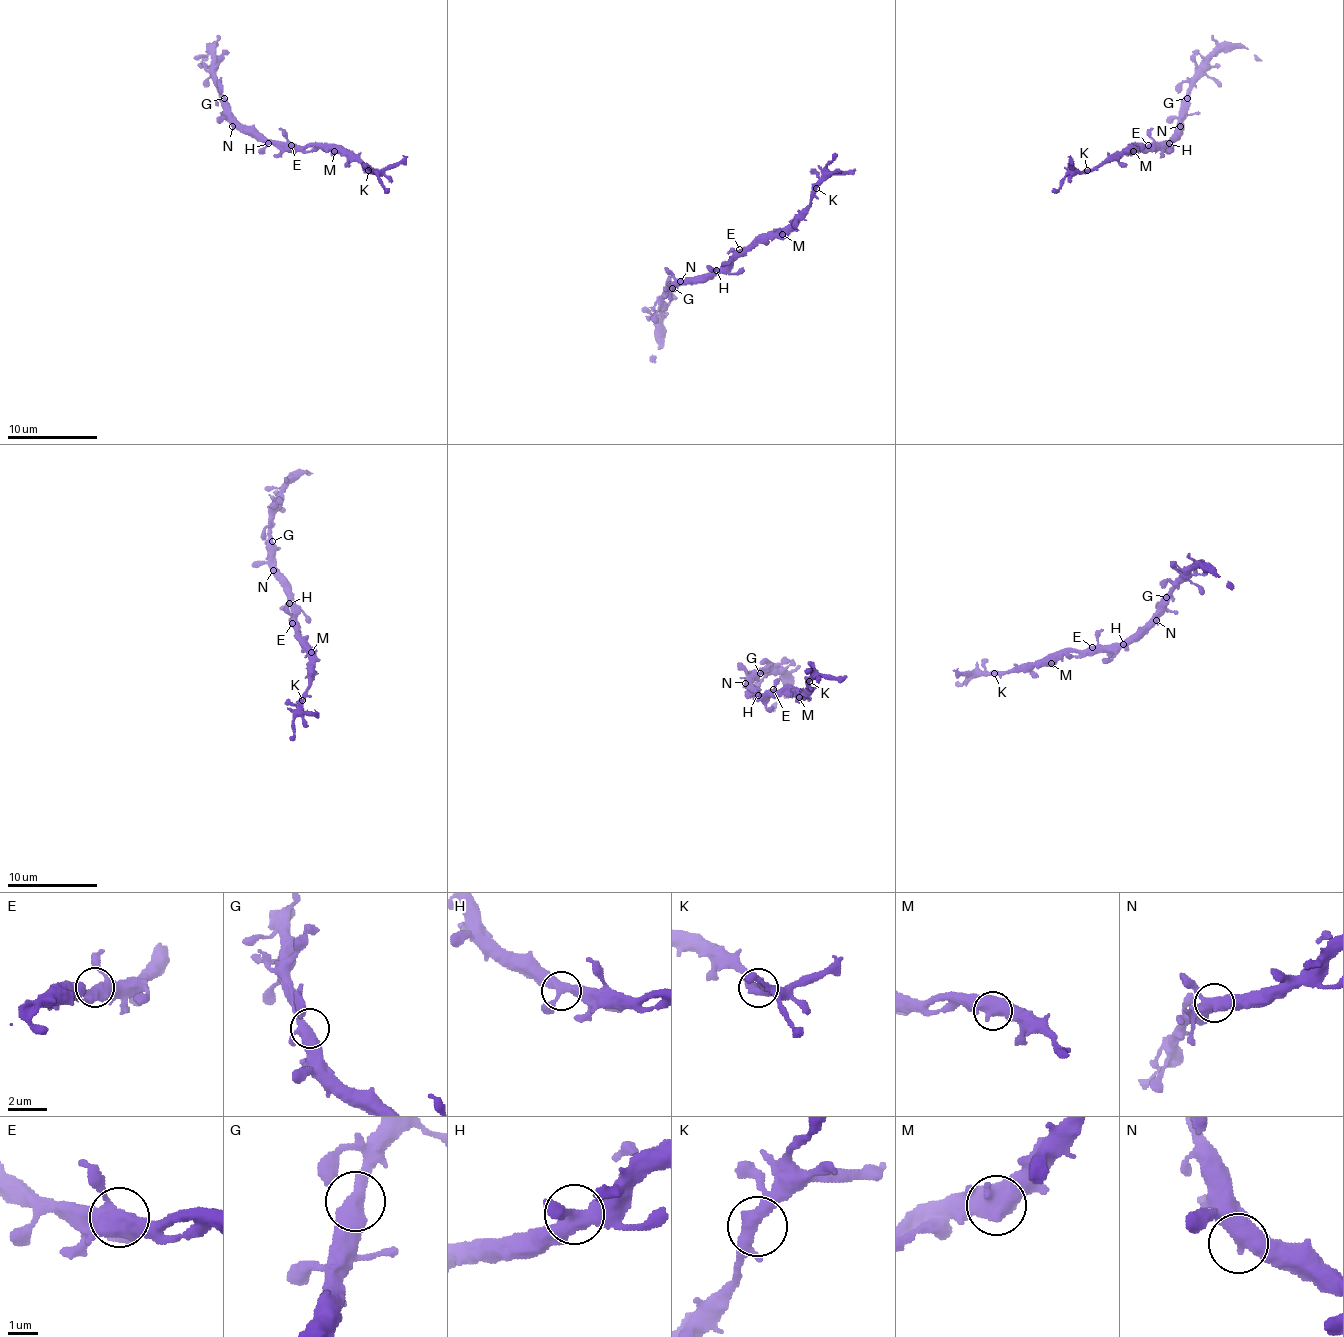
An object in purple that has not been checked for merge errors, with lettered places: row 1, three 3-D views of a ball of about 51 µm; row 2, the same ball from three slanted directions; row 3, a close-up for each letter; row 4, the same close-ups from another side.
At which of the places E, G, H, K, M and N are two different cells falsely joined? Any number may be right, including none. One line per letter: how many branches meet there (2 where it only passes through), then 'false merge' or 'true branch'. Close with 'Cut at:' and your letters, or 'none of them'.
E: branches 3; true branch
G: branches 3; true branch
H: branches 3; true branch
K: branches 3; true branch
M: branches 3; true branch
N: branches 2; true branch
Cut at: none of them

